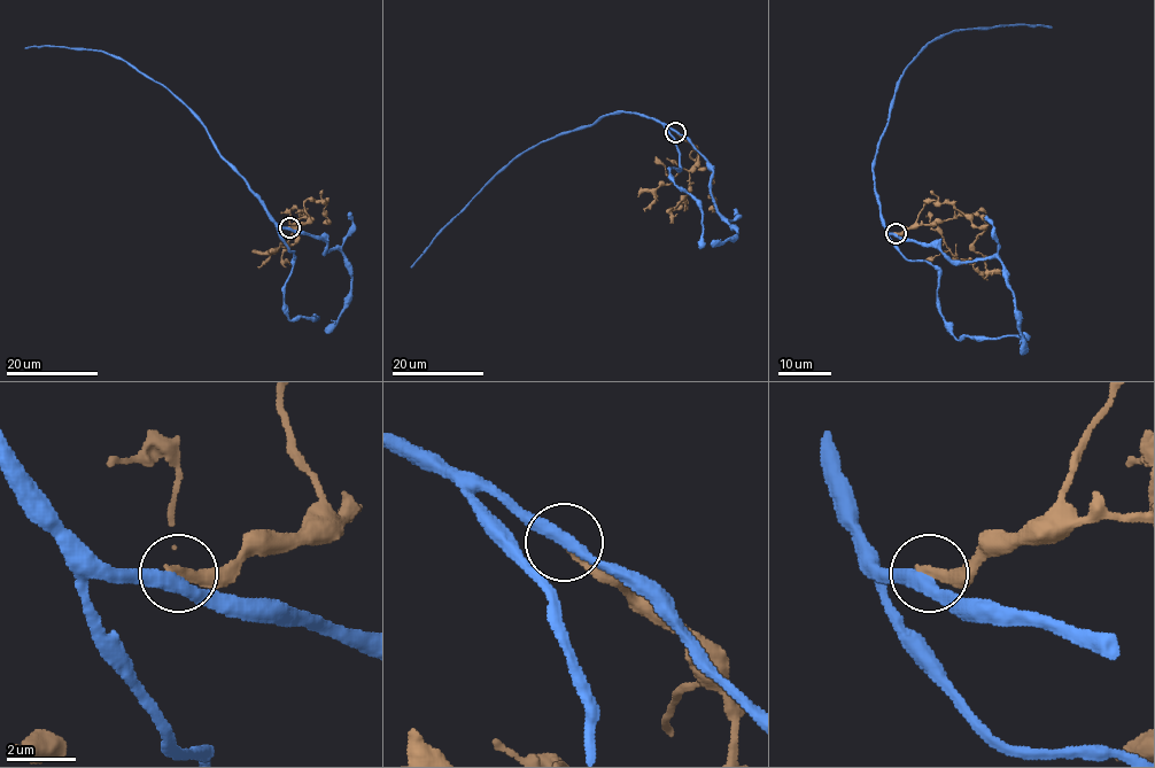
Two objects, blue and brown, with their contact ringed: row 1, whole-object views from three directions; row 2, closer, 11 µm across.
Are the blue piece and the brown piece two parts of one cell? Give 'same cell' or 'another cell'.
another cell

